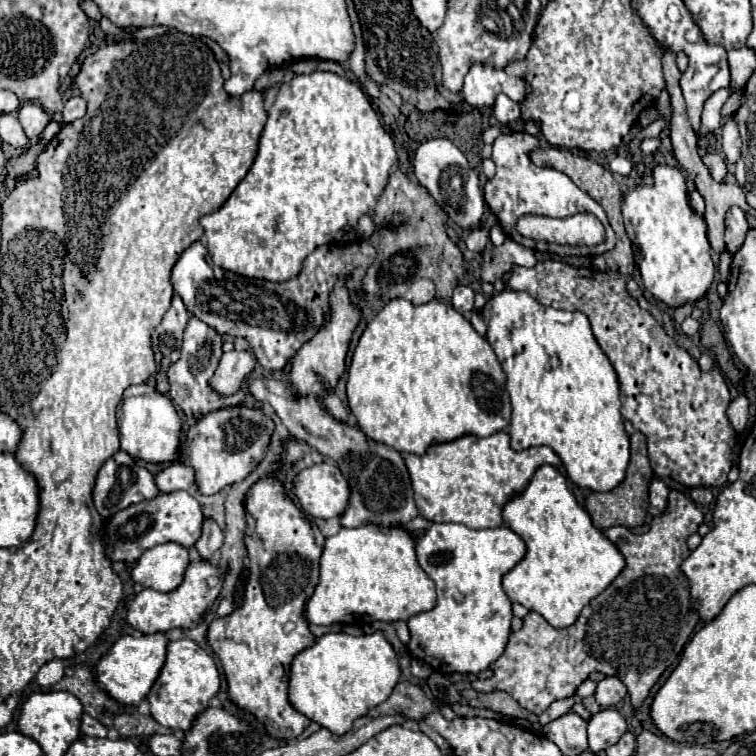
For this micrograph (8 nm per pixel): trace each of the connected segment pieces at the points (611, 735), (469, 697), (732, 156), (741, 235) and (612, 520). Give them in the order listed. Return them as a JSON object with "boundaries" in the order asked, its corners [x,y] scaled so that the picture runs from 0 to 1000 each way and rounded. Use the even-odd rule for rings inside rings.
{"boundaries":[[[[794,939],[778,955],[778,984],[780,992],[794,997],[804,987],[815,984],[828,968],[828,952],[815,939]]],[[[624,910],[622,913],[614,913],[611,915],[614,926],[630,937],[646,937],[646,939],[653,939],[659,944],[667,944],[667,947],[675,947],[675,950],[697,951],[702,955],[712,954],[712,948],[706,944],[701,944],[698,939],[690,937],[690,944],[688,944],[688,931],[669,915],[627,915]]],[[[966,156],[958,167],[955,167],[955,198],[960,204],[960,214],[974,214],[976,204],[979,204],[979,175],[976,175],[976,161],[971,156]]],[[[968,272],[960,280],[960,310],[958,310],[958,320],[960,320],[960,331],[966,336],[974,336],[987,315],[987,307],[992,304],[984,280],[976,272]]],[[[839,571],[833,577],[833,614],[828,622],[825,638],[820,638],[812,648],[804,651],[783,651],[775,659],[775,675],[783,683],[786,696],[807,698],[807,696],[847,696],[857,677],[857,643],[865,635],[865,624],[857,611],[857,595],[854,595],[854,577],[849,571]]]]}

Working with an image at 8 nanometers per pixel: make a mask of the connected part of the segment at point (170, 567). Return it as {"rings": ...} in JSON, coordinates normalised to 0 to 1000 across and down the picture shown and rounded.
{"rings":[[[233,717],[212,720],[193,728],[177,746],[175,765],[190,778],[209,783],[228,783],[241,772],[243,757],[251,746],[251,733]]]}

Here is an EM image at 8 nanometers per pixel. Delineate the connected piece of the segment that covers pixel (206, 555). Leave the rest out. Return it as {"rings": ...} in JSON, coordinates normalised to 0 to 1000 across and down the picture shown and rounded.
{"rings":[[[270,688],[267,709],[265,709],[265,714],[259,717],[257,725],[262,728],[265,741],[283,743],[283,733],[294,725],[294,717],[296,717],[296,706],[288,698],[288,693],[283,688]]]}

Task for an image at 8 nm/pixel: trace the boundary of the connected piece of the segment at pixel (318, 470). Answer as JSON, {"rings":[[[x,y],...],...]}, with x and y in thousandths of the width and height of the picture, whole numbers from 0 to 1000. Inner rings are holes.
{"rings":[[[426,611],[392,630],[392,659],[415,685],[452,683],[463,669],[463,643],[444,614]]]}

